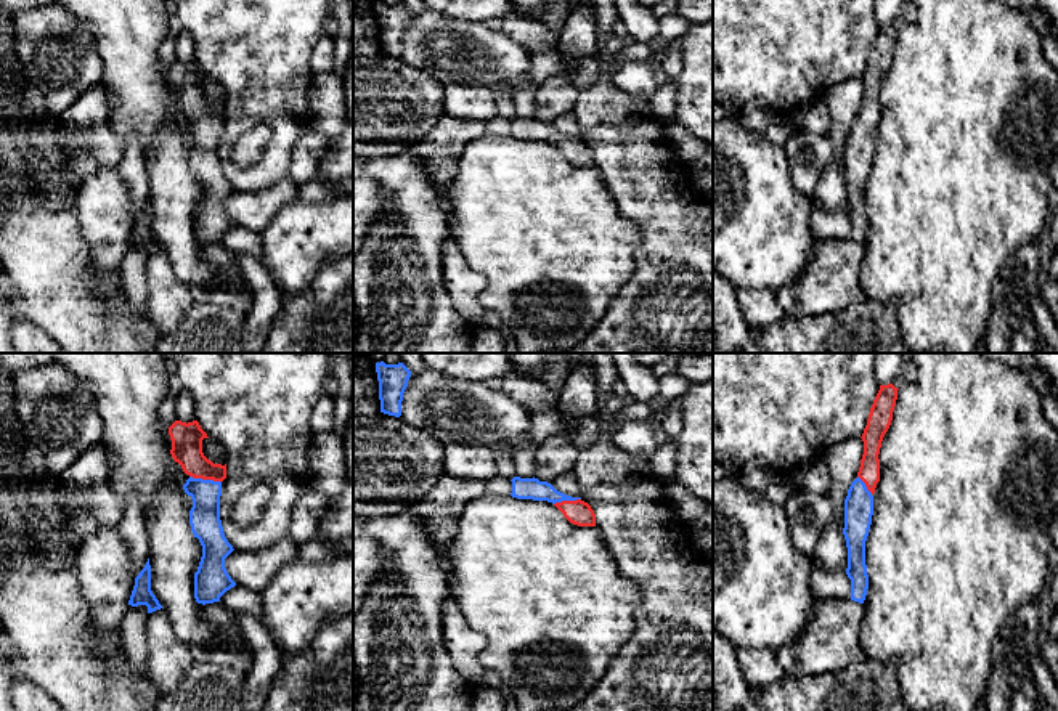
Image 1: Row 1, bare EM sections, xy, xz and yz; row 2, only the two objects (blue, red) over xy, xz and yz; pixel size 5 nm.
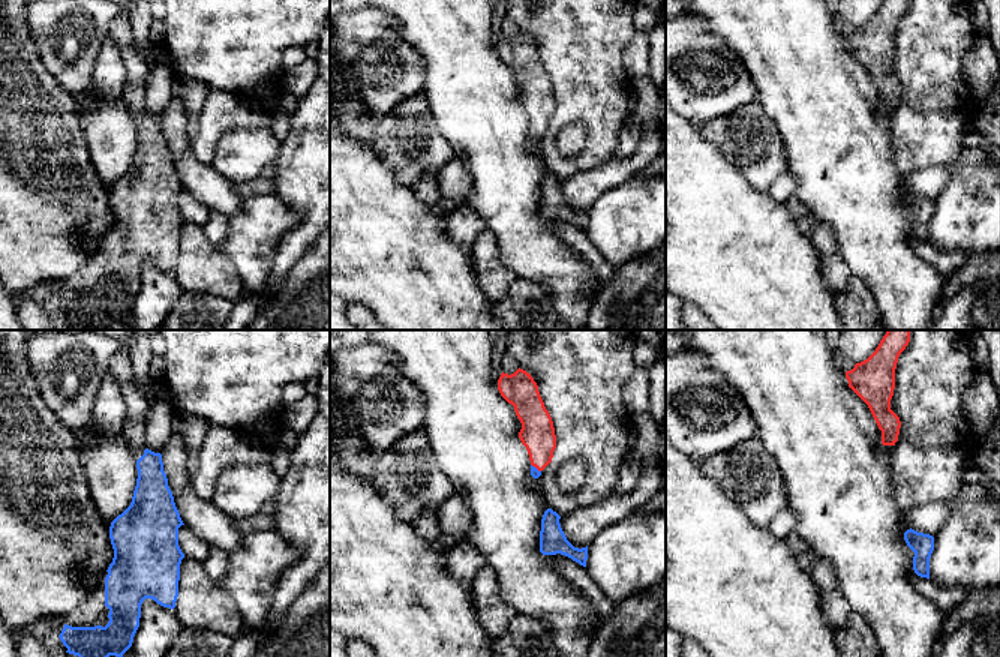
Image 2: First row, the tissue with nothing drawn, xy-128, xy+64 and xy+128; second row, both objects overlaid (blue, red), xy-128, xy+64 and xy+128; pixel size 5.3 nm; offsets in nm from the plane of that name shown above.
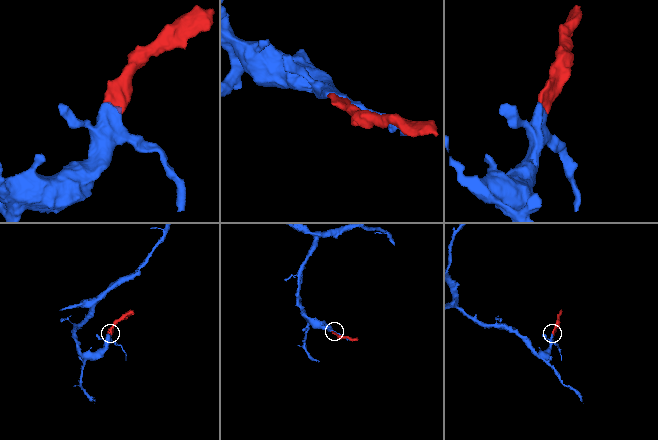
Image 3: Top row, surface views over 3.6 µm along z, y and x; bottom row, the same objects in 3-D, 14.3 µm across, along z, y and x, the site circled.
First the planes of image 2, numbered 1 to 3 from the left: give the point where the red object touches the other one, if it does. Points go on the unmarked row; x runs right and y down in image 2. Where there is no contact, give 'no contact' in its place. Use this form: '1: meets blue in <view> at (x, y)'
1: no contact
2: meets blue in xy+64 at (534, 131)
3: no contact

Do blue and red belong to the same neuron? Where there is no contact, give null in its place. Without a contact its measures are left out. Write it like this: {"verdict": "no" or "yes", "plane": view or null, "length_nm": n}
{"verdict": "yes", "plane": "xy", "length_nm": 160}

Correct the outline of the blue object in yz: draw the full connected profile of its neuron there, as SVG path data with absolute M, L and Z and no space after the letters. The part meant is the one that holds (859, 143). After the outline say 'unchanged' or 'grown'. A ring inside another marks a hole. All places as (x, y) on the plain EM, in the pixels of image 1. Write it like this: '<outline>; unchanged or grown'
M893 24L880 26L862 74L864 95L857 119L851 124L844 140L843 175L848 188L846 215L851 220L851 241L864 244L869 230L865 205L865 181L873 156L873 133L880 122L880 88L888 72L897 40Z; grown

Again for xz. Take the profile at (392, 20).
M376 3L379 21L380 53L400 58L403 34L408 27L411 11L403 5Z; unchanged

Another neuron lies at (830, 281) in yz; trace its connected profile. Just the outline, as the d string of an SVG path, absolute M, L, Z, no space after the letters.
M819 239L803 274L774 290L785 316L801 319L838 313L869 300L861 286L864 244L851 239Z

